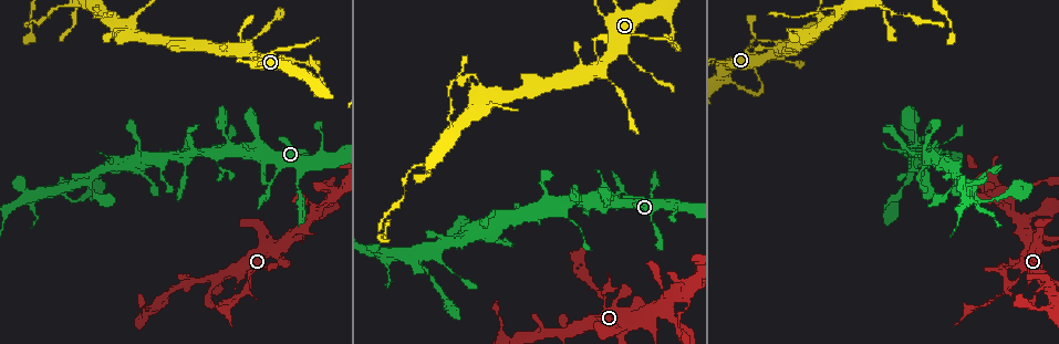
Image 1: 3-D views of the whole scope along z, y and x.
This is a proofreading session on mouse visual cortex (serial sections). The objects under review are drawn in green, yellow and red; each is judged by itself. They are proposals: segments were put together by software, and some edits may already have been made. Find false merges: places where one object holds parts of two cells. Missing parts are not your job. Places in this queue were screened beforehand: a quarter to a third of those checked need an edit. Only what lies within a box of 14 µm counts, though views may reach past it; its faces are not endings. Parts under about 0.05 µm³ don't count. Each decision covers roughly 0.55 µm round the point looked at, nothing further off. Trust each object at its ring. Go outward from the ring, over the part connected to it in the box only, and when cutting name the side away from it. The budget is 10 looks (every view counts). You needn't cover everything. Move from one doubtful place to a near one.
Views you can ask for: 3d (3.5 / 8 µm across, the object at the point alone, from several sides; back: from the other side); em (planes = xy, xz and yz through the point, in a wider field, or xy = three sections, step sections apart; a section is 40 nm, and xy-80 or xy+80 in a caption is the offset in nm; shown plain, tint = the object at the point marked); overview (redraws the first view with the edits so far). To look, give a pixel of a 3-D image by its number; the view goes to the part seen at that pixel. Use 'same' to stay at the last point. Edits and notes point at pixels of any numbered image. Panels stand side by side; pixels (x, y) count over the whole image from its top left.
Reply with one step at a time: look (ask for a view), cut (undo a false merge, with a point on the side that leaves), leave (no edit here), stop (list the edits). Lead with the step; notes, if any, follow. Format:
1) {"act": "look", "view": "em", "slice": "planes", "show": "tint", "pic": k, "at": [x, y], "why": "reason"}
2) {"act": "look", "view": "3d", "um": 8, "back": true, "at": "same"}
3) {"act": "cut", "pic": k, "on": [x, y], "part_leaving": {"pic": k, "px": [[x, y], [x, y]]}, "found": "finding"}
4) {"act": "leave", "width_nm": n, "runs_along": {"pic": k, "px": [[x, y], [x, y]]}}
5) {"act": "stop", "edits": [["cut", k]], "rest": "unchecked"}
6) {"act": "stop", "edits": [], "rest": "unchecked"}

{"act": "look", "view": "3d", "um": 3.5, "pic": 1, "at": [311, 220], "why": "four or more arms meet"}

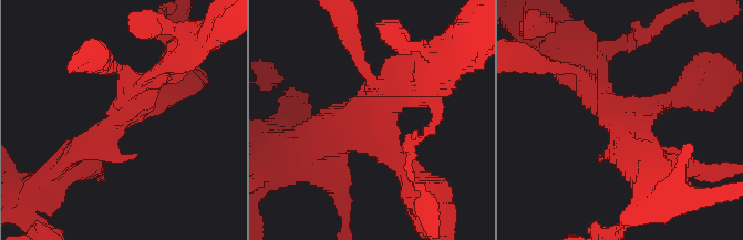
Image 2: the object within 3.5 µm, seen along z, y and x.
{"act": "look", "view": "em", "slice": "xy", "step": 1, "show": "tint", "pic": 2, "at": [122, 115]}

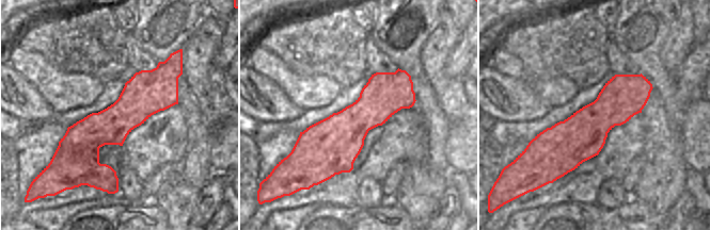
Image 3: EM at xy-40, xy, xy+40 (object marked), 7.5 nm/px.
{"act": "leave", "found": "all the same cell"}

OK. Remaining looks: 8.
{"act": "look", "view": "3d", "um": 3.5, "pic": 1, "at": [605, 301], "why": "narrows sharply"}

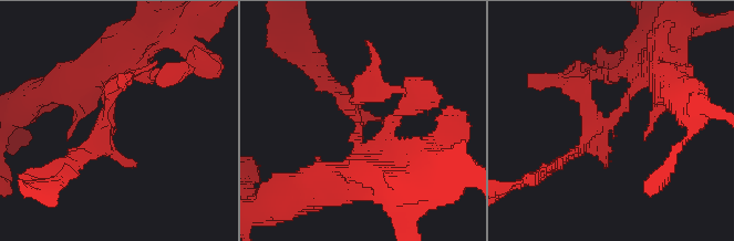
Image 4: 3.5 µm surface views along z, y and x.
{"act": "look", "view": "em", "slice": "xy", "step": 1, "show": "tint", "pic": 4, "at": [359, 126], "why": "need the tissue"}

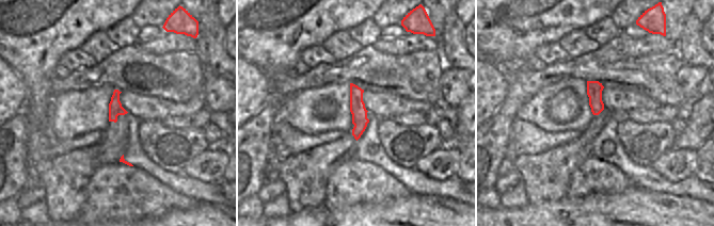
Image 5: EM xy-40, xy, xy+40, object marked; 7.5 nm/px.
{"act": "cut", "pic": 4, "on": [99, 147], "part_leaving": {"pic": 4, "px": [[112, 118], [64, 173]]}, "found": "a second cell is stuck on"}

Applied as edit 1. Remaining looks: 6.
{"act": "look", "view": "overview"}

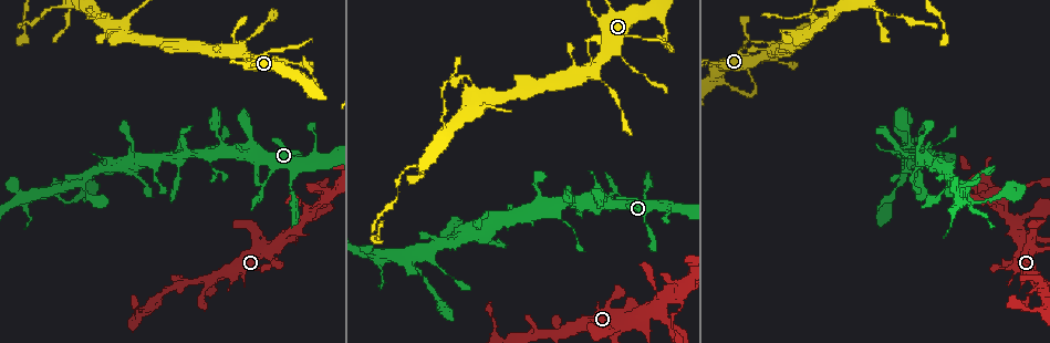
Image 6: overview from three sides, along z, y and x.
{"act": "look", "view": "3d", "um": 8, "pic": 6, "at": [803, 33], "why": "sharp bend"}

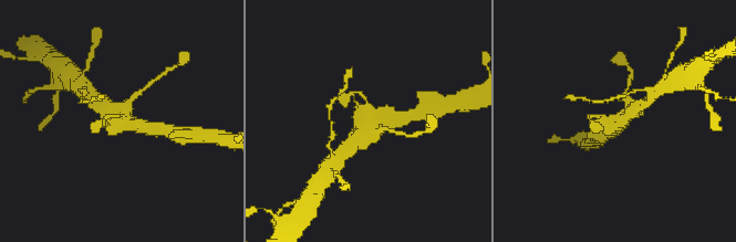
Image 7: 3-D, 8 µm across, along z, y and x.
{"act": "look", "view": "em", "slice": "planes", "show": "tint", "pic": 7, "at": [371, 119], "why": "need the tissue"}

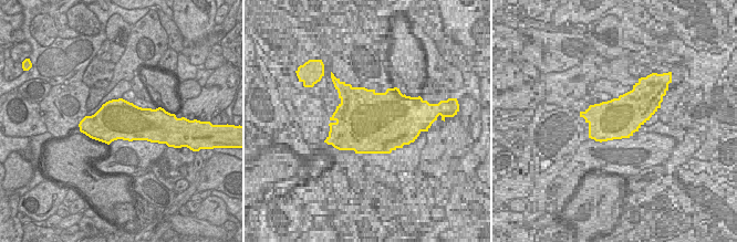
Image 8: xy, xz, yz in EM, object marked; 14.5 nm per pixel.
{"act": "leave", "width_nm": 600, "runs_along": {"pic": 7, "px": [[408, 115], [380, 122], [356, 141]]}, "found": "one cell here"}

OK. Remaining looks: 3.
{"act": "look", "view": "3d", "um": 3.5, "pic": 6, "at": [93, 16], "why": "side arm on a straight run"}

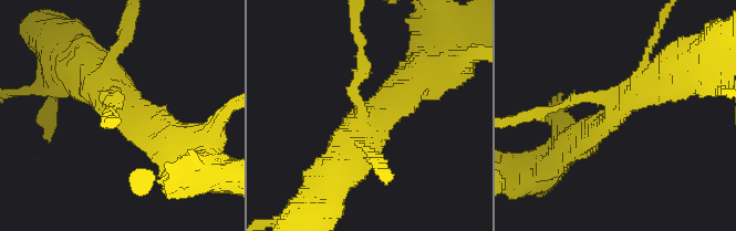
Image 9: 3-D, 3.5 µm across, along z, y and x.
{"act": "look", "view": "em", "slice": "xy", "step": 3, "show": "tint", "pic": 9, "at": [366, 117]}

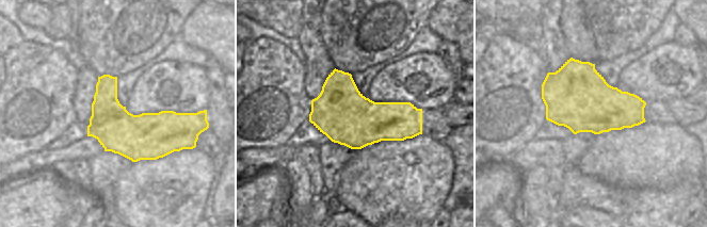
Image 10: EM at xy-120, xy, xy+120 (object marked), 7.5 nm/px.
{"act": "leave", "runs_along": {"pic": 9, "px": [[421, 79], [366, 115], [339, 169]]}, "found": "all the same cell"}

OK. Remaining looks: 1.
{"act": "stop", "edits": [["cut", 4]], "rest": "unchecked"}

